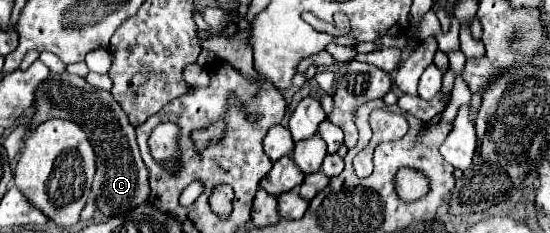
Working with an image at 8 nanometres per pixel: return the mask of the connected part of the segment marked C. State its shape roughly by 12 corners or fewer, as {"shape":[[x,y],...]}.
{"shape":[[64,73],[40,85],[32,129],[62,117],[90,135],[104,217],[148,201],[134,127],[110,91]]}

